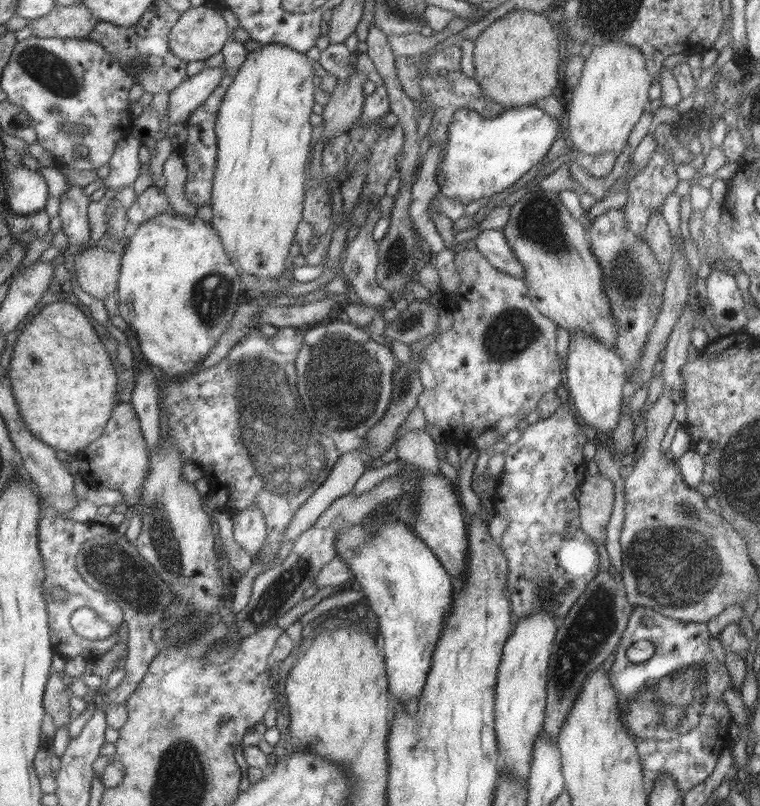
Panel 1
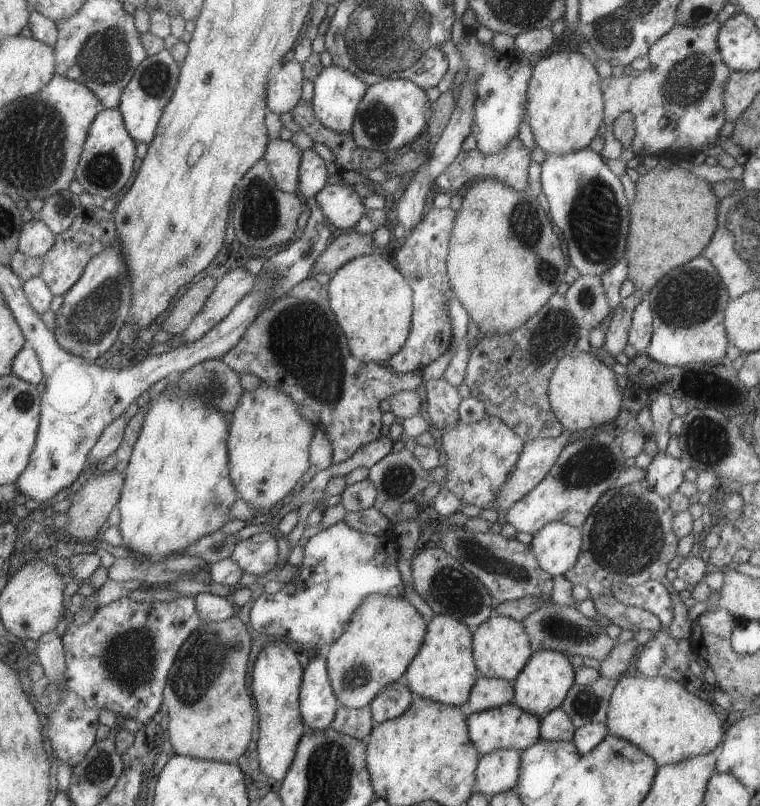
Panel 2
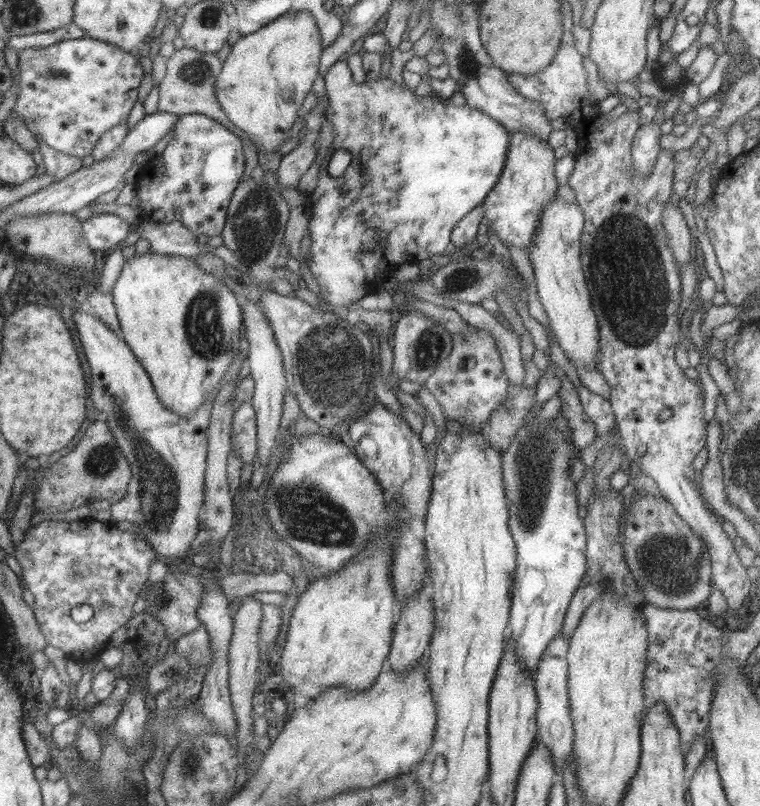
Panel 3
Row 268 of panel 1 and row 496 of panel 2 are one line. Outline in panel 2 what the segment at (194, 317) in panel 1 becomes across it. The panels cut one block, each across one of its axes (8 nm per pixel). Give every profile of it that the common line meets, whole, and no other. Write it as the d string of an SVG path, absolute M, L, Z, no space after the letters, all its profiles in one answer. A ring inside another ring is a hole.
M161 392L157 398L149 400L149 404L124 472L123 486L116 502L120 514L116 527L122 544L132 553L131 557L158 563L167 557L181 555L184 548L201 536L211 534L229 522L229 509L237 494L228 473L228 418L205 406L192 394L175 397L172 392Z

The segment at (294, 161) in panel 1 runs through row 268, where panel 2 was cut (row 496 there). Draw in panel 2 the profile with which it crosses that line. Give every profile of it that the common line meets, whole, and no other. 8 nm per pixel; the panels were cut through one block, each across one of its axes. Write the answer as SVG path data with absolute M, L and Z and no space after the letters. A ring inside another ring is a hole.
M259 381L254 389L242 392L236 407L230 412L227 425L226 445L230 481L235 487L237 498L245 500L247 504L256 508L256 511L261 511L258 520L264 520L268 518L269 508L292 492L301 474L309 468L308 448L317 425L301 416L299 405L288 394L263 381Z

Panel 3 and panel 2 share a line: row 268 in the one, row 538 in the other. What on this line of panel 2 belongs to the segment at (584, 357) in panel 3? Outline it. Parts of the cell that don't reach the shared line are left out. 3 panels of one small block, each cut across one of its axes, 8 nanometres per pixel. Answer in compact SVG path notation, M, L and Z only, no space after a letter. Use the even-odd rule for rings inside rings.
M551 521L533 533L529 544L537 564L549 576L562 575L577 560L582 530L564 522Z

